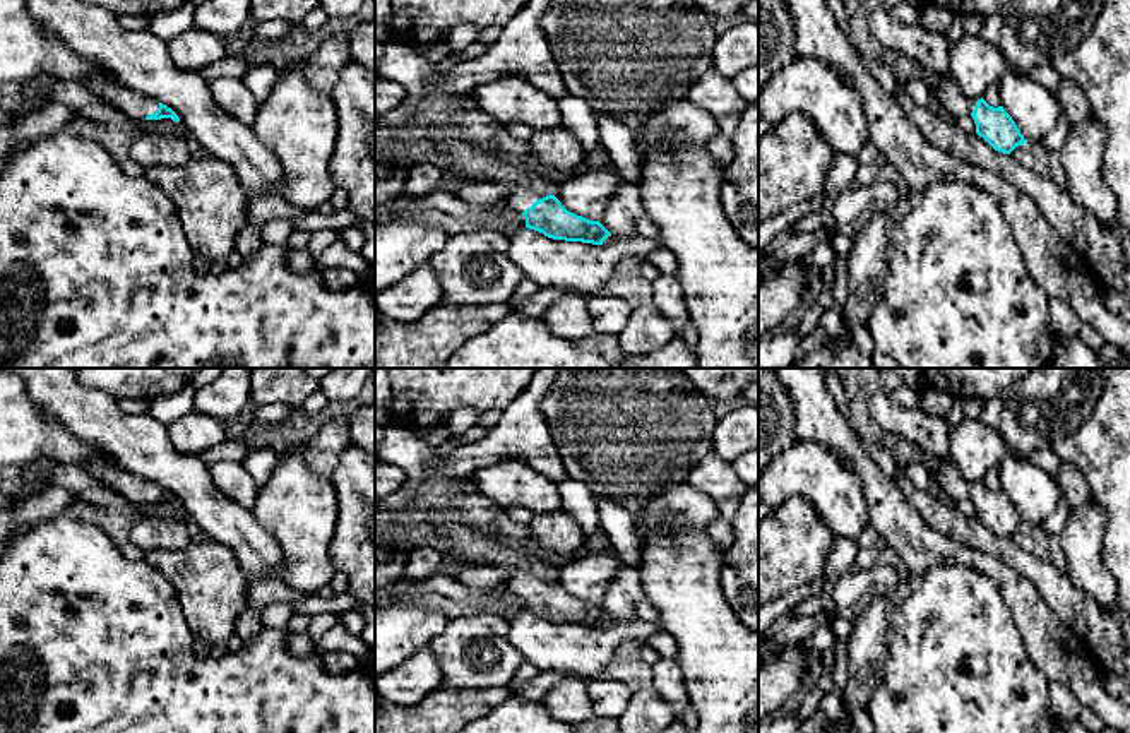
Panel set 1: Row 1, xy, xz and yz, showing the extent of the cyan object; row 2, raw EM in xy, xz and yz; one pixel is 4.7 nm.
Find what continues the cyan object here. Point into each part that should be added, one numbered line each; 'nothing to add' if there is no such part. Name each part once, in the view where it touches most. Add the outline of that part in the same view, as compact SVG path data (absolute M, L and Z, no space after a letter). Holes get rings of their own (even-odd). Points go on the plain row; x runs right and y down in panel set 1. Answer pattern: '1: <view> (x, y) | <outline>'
1: xz (468, 545) | M419 509L409 524L442 538L450 548L450 560L462 565L491 565L508 574L507 589L524 596L536 584L550 579L550 563L536 555L503 545L490 527L445 524L442 509Z

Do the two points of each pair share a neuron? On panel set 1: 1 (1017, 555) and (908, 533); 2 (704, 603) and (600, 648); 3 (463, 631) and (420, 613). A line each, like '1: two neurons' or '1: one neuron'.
1: two neurons
2: two neurons
3: two neurons

